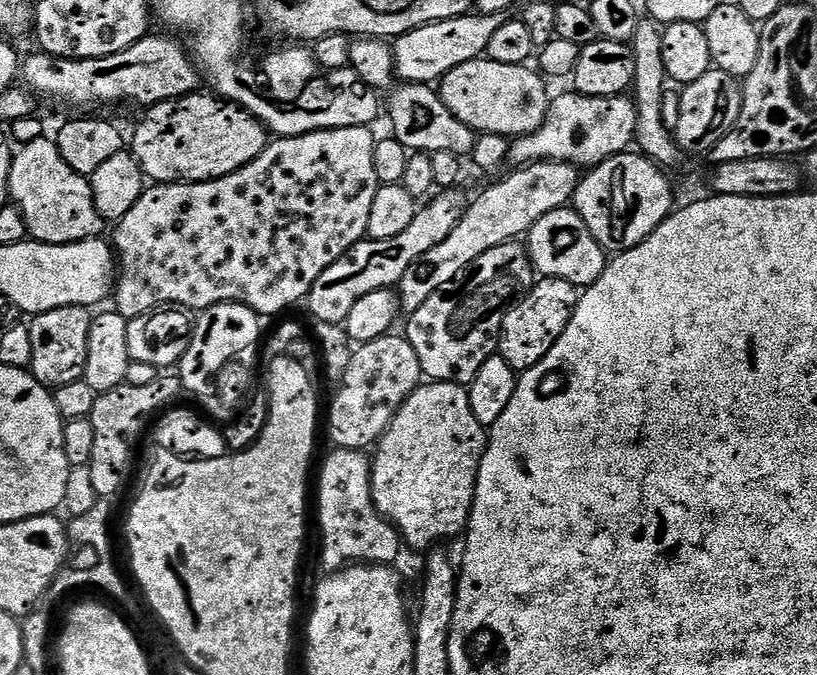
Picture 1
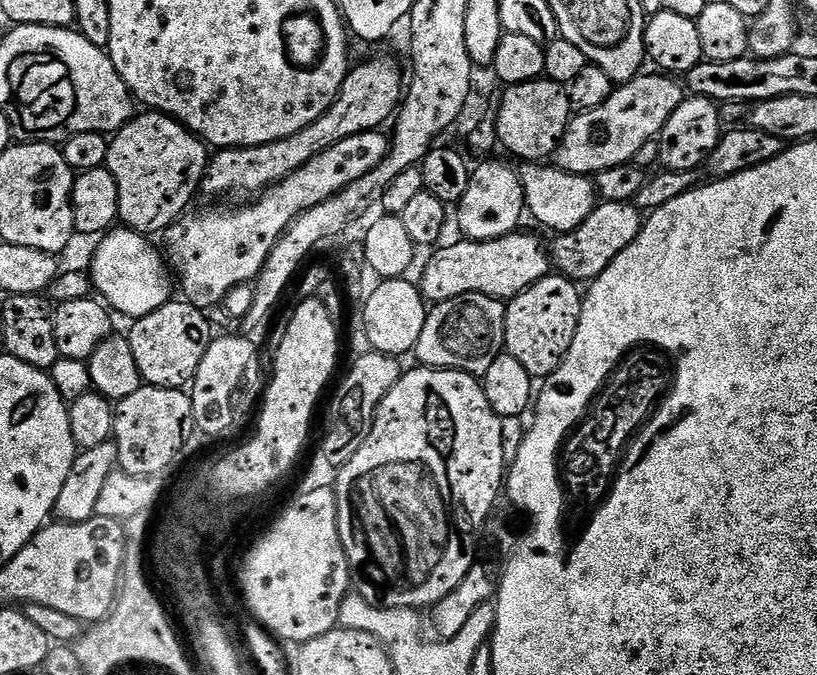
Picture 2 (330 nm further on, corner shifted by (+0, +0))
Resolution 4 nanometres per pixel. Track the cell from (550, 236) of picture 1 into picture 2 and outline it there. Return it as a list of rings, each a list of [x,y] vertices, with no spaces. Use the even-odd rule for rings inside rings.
[[[517,230],[497,240],[460,238],[457,244],[445,243],[436,250],[441,252],[433,251],[424,268],[424,277],[418,280],[425,301],[439,302],[458,298],[462,294],[486,294],[507,302],[537,284],[543,276],[549,275],[549,249],[540,245],[538,237],[523,236],[522,233]]]

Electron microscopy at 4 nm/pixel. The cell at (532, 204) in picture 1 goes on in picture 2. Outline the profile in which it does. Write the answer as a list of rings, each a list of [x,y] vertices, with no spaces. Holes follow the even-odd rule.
[[[668,74],[635,76],[629,84],[619,85],[612,96],[589,112],[573,115],[568,121],[566,134],[554,153],[555,167],[566,170],[570,174],[595,177],[602,170],[610,170],[610,166],[622,166],[635,161],[638,150],[646,146],[646,142],[657,139],[667,124],[667,120],[680,103],[686,99],[683,87],[675,84]]]

